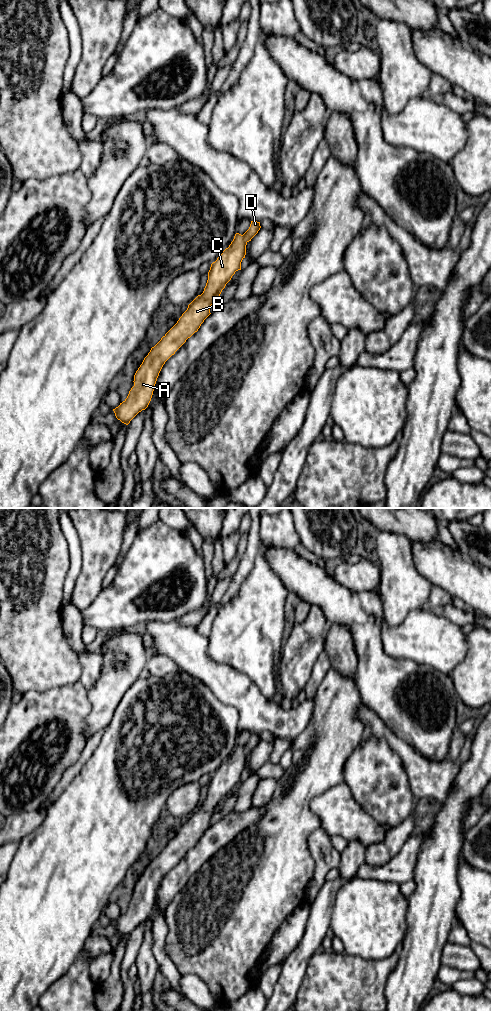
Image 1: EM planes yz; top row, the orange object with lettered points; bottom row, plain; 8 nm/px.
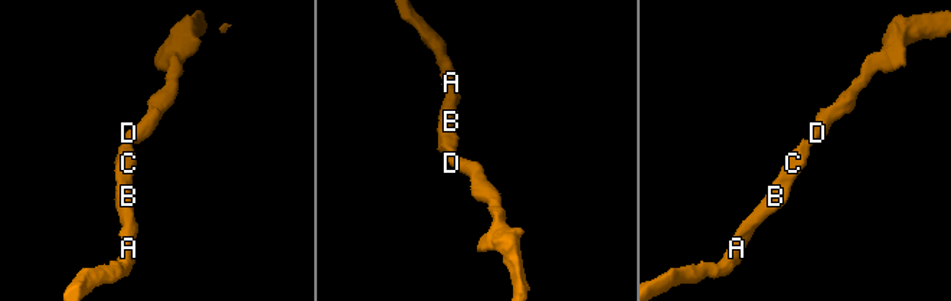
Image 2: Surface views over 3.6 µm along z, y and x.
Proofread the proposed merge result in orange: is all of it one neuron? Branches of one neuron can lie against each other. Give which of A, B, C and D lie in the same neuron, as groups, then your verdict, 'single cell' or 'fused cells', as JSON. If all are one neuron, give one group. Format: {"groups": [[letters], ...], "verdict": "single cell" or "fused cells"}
{"groups": [["A", "B", "C", "D"]], "verdict": "single cell"}

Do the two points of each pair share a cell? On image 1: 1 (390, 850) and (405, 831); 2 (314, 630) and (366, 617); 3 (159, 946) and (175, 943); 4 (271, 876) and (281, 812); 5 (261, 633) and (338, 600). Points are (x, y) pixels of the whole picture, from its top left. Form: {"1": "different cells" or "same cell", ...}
{"1": "same cell", "2": "different cells", "3": "different cells", "4": "same cell", "5": "different cells"}

